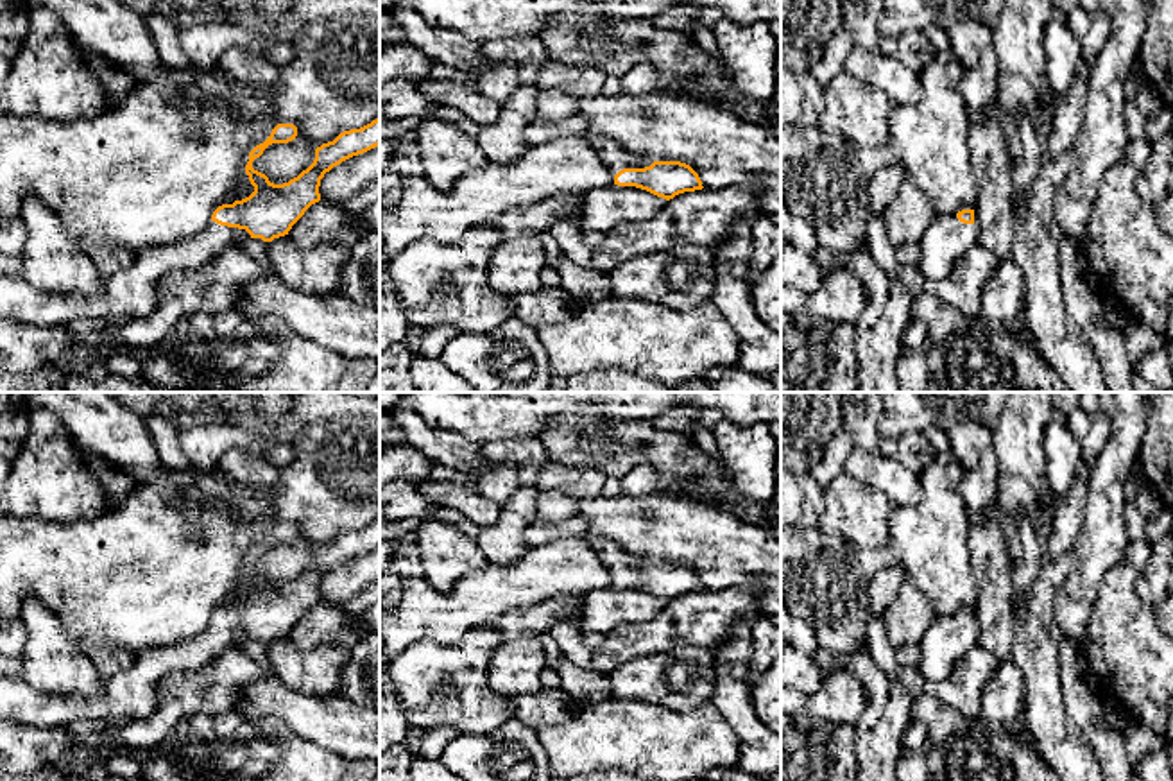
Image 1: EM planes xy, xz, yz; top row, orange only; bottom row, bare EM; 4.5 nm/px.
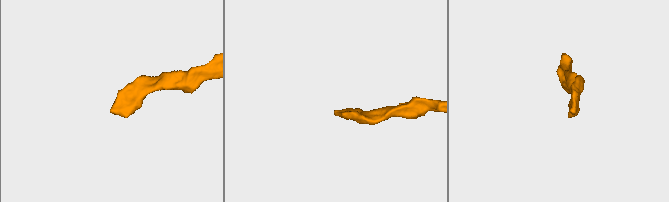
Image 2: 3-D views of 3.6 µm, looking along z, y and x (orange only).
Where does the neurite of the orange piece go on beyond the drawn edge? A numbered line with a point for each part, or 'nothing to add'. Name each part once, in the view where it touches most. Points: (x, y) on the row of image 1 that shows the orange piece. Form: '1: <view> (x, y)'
1: xz (611, 153)

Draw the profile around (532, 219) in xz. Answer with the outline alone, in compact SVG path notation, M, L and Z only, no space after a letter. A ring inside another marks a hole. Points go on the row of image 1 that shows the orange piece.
M550 197L528 206L514 206L496 217L500 240L548 231L566 213L582 213L584 197Z

